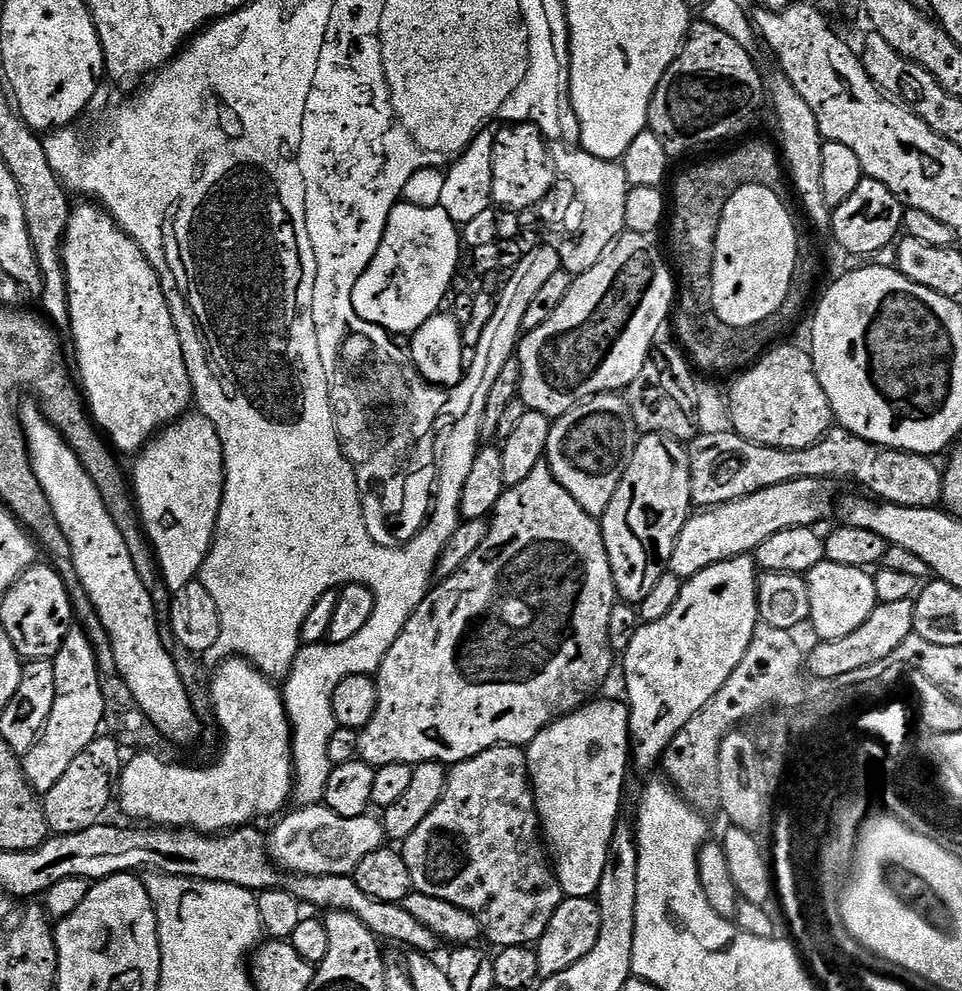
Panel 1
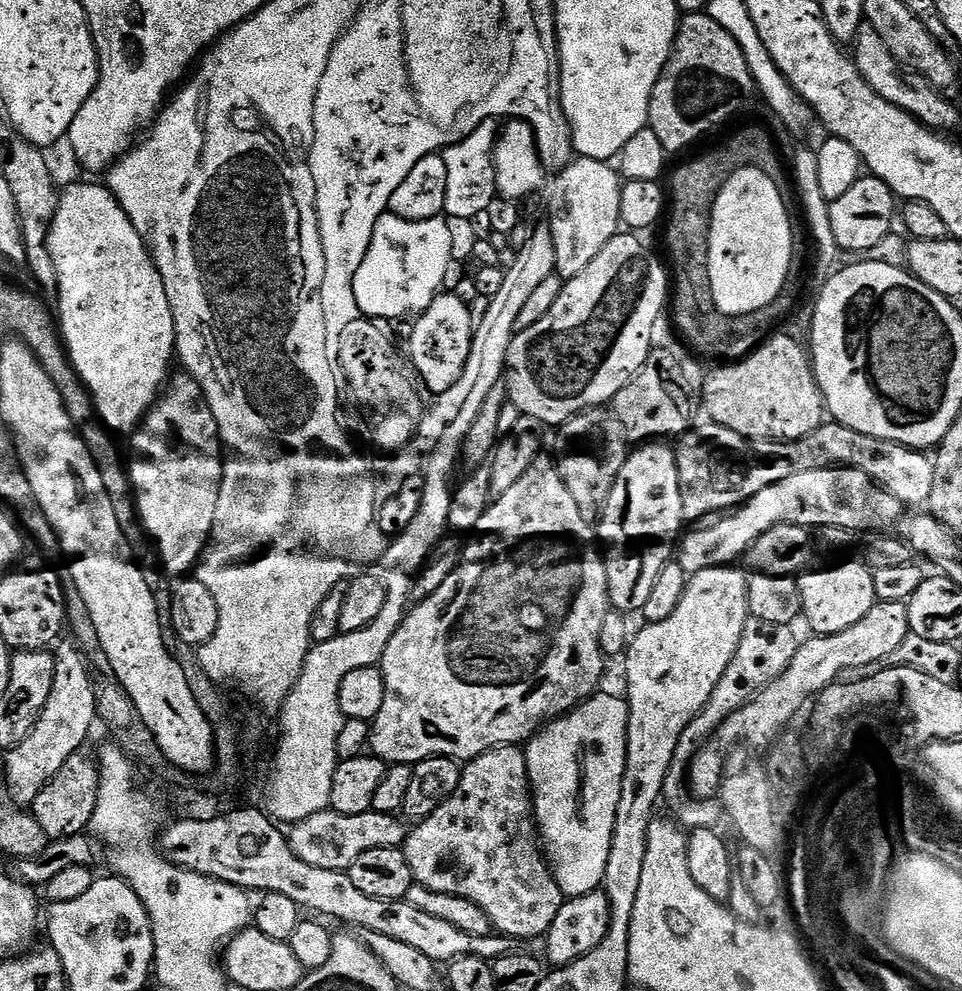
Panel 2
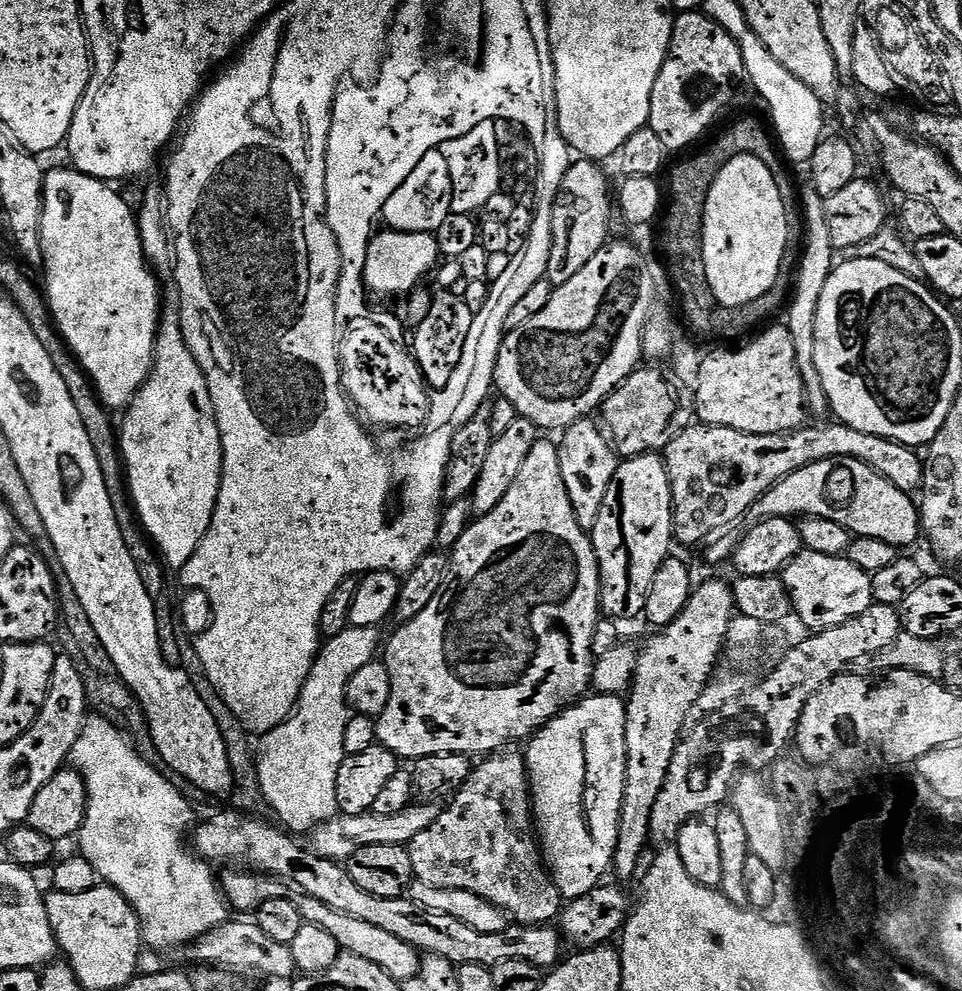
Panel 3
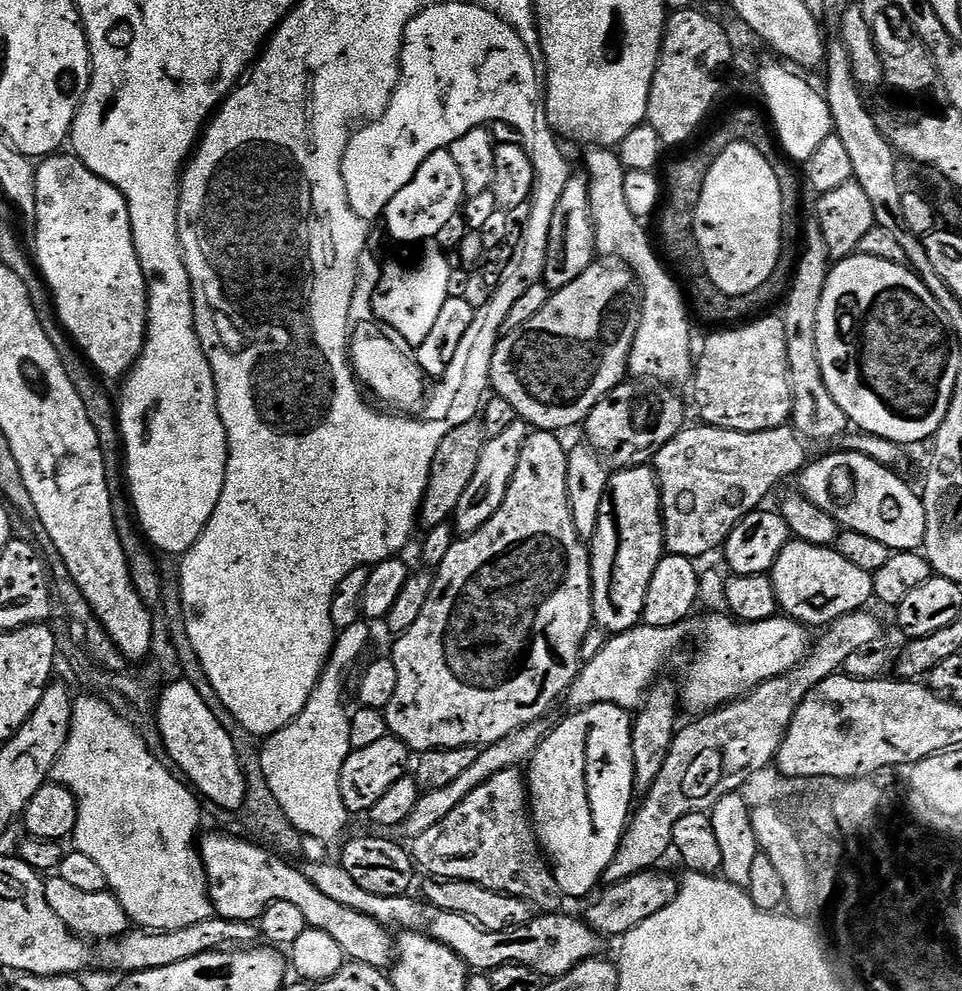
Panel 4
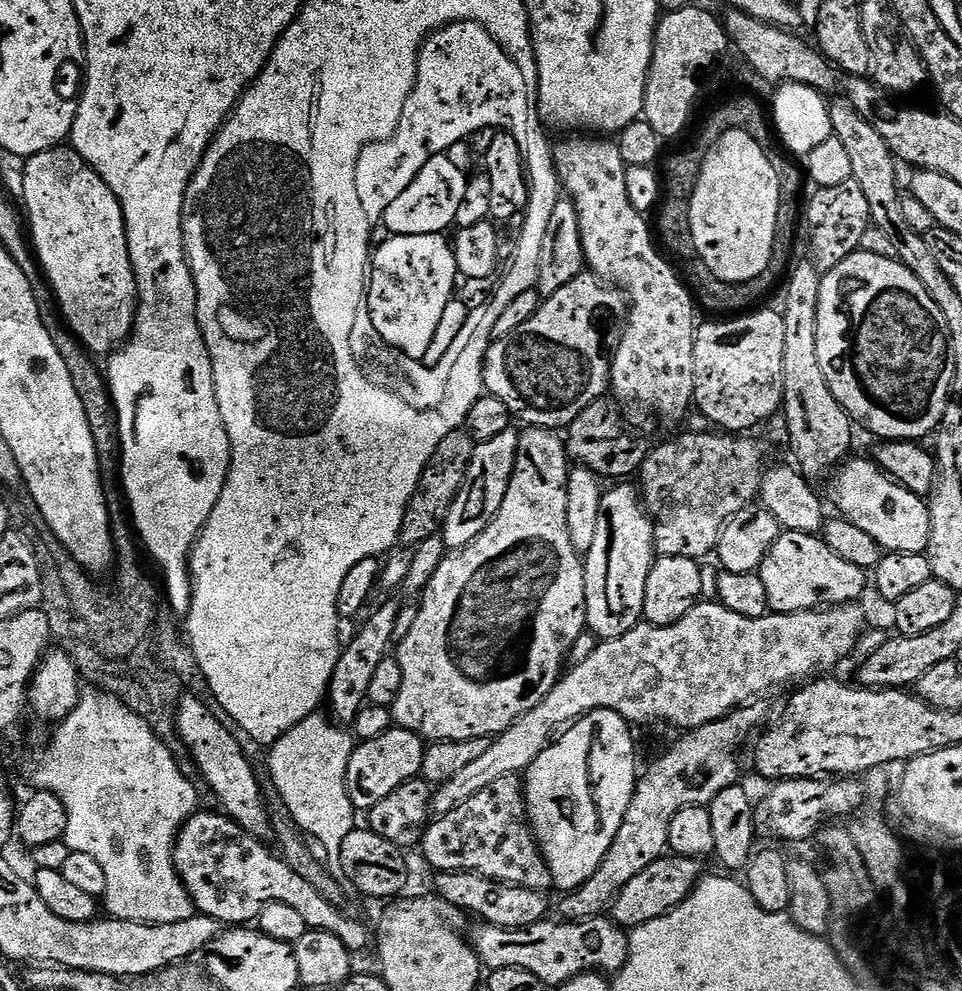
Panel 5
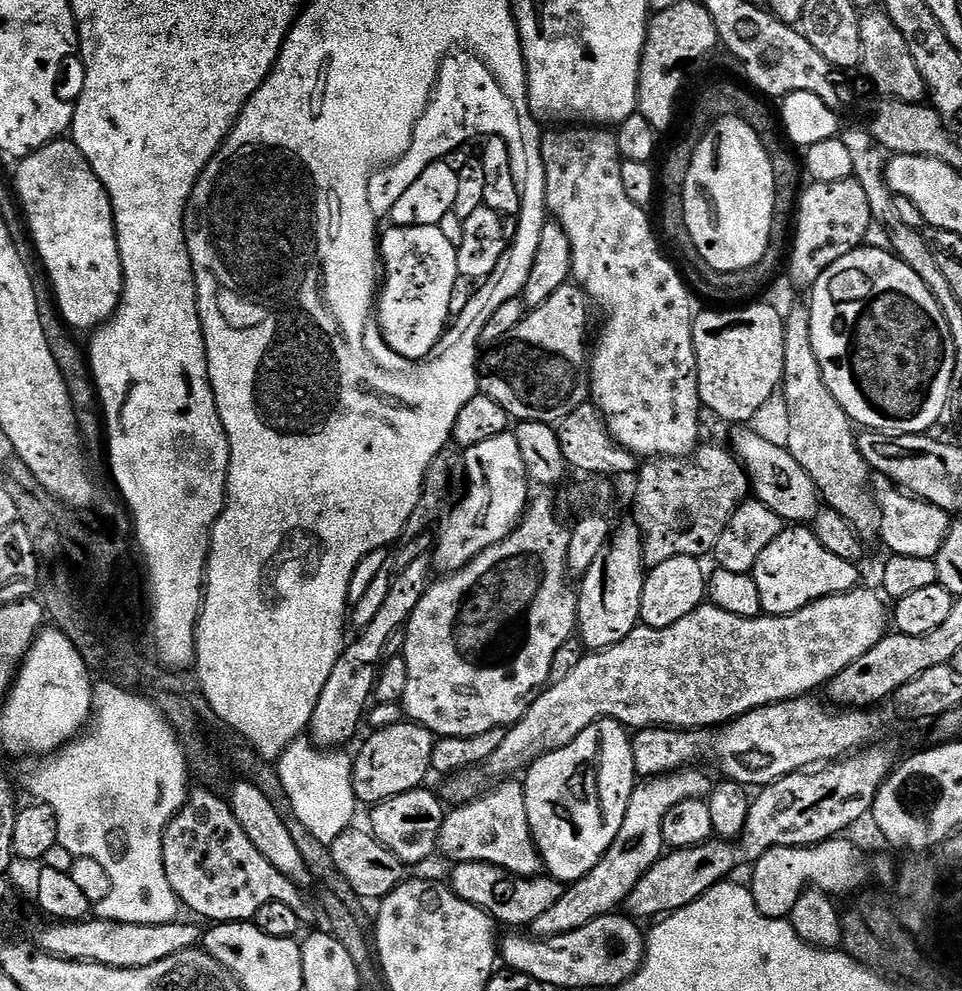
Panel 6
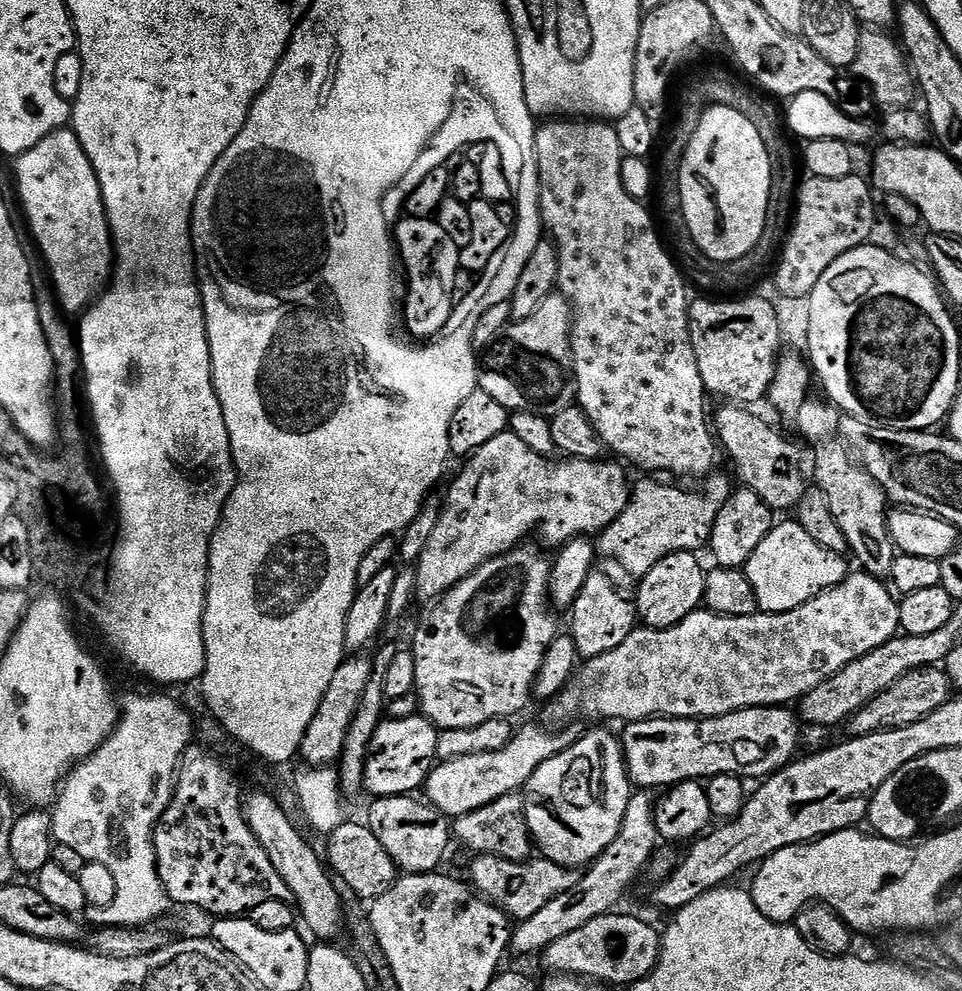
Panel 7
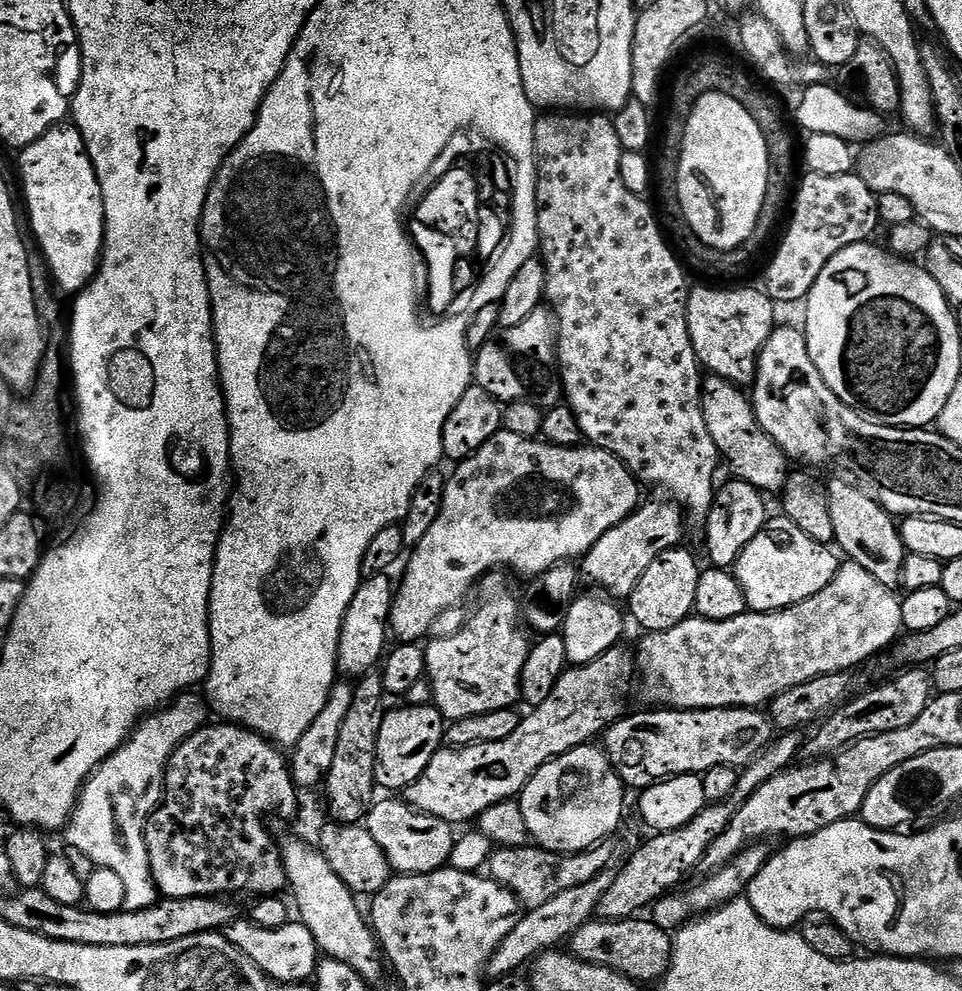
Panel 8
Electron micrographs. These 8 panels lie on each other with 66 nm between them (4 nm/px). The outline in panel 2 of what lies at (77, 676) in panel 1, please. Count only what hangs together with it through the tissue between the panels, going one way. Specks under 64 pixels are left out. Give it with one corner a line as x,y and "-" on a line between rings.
75,643
63,644
55,649
54,686
34,730
18,747
5,755
8,757
4,760
4,780
8,783
8,792
16,806
32,805
34,798
38,798
50,778
54,778
54,774
62,770
66,758
77,755
83,749
80,747
91,734
92,723
95,725
98,720
96,684
88,661

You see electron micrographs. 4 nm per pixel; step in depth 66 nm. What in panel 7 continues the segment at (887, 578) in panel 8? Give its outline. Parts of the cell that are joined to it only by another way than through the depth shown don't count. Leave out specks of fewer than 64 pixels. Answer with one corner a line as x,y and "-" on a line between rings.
814,400
805,401
798,413
801,434
810,443
820,444
816,448
815,487
821,488
826,494
826,502
830,502
830,514
834,514
838,530
842,530
846,536
851,559
856,559
860,563
857,565
869,576
887,577
898,549
888,533
888,517
886,507
884,508
886,497
876,479
860,467
853,453
839,439
832,440
832,432
834,436
838,420
837,417
832,417
833,409
827,403
824,404
818,404

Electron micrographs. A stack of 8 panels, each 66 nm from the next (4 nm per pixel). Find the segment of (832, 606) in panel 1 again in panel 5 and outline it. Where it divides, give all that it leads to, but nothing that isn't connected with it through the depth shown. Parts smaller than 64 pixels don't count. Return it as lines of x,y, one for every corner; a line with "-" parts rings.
781,531
780,536
770,546
766,558
759,566
759,574
762,578
762,586
766,586
766,598
768,599
769,609
773,613
782,612
811,612
821,606
831,606
834,604
851,604
859,601
860,595
864,592
864,587
869,587
870,576
865,569
854,566
846,562
843,558
838,558
826,546
826,542
816,534
802,534
801,532

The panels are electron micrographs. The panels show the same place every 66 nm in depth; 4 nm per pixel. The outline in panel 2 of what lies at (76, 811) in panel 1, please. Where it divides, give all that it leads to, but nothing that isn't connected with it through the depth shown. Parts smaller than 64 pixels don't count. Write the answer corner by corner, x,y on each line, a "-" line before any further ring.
77,754
66,758
62,770
50,778
50,782
40,791
38,798
30,805
30,814
46,830
49,841
65,840
89,831
94,808
98,806
98,790
100,789
100,769
97,761
85,754

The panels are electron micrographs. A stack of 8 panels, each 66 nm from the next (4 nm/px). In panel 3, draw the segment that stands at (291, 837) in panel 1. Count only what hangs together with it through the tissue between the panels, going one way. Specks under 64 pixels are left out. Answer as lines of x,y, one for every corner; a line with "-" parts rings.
413,802
398,814
373,812
363,812
353,816
340,814
312,829
310,848
324,860
347,862
353,854
362,850
362,846
398,846
399,844
407,846
414,838
418,838
418,834
422,834
422,830
430,830
430,826
438,822
441,811
441,805
436,802

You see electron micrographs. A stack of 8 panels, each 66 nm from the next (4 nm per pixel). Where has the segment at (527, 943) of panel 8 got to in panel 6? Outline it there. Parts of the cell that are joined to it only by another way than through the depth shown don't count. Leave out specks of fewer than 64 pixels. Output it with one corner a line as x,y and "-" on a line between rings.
687,766
678,768
664,775
644,778
637,783
630,794
630,806
626,806
626,818
622,818
622,830
618,830
618,838
610,842
610,850
581,880
575,880
565,887
562,898
541,914
530,926
531,935
539,938
542,936
557,936
566,934
570,930
578,930
578,926
586,926
594,918
615,913
616,908
627,901
630,890
638,886
642,874
658,862
666,845
662,838
662,818
679,800
702,800
712,791
714,783
700,769
700,766

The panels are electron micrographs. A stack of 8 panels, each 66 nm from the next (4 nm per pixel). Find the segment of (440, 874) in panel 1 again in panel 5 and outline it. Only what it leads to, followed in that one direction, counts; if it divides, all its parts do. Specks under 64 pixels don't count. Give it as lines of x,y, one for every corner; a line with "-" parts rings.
519,775
503,776
490,782
486,790
478,790
474,798
466,798
462,806
450,810
450,814
433,819
422,833
422,849
428,864
436,872
473,872
487,880
529,888
547,893
553,887
552,875
536,837
528,822
528,803
524,800
524,782

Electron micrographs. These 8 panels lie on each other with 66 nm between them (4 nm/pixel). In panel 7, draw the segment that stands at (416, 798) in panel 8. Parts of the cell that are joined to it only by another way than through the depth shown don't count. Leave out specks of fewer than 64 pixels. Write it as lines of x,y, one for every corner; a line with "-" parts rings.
524,728
521,732
519,729
502,750
439,761
423,786
423,795
443,816
465,816
506,794
520,792
542,762
557,756
563,748
569,748
577,738
577,733
572,732
560,732
555,736
544,728

